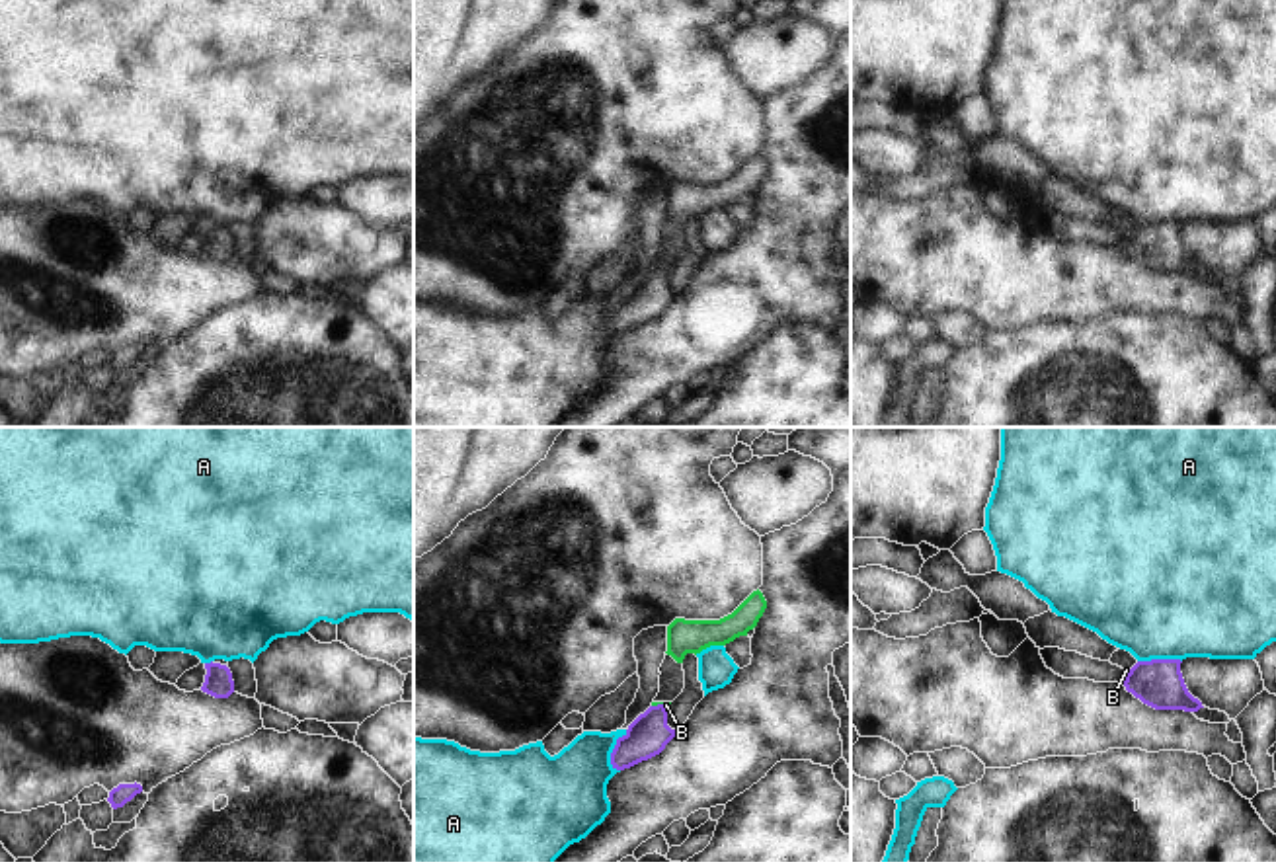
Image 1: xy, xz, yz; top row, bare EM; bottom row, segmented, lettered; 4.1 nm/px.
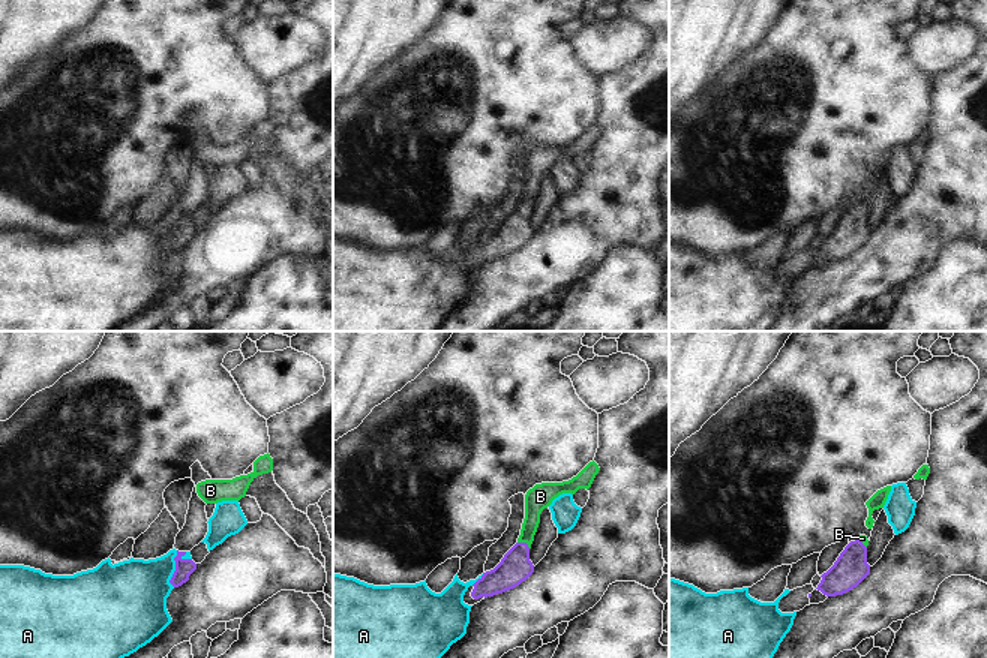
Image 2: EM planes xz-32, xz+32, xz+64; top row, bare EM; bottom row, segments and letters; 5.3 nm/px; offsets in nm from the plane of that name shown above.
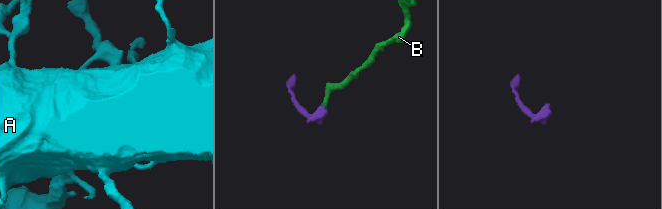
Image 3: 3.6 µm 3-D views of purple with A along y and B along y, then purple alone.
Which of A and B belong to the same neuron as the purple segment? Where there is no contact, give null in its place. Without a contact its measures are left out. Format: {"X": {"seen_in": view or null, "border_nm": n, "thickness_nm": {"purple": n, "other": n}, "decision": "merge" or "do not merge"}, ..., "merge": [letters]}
{"A": {"seen_in": "xz", "border_nm": 180, "thickness_nm": {"purple": 170, "other": 320}, "decision": "do not merge"}, "B": {"seen_in": "xz", "border_nm": 70, "thickness_nm": {"purple": 170, "other": 20}, "decision": "merge"}, "merge": ["B"]}

